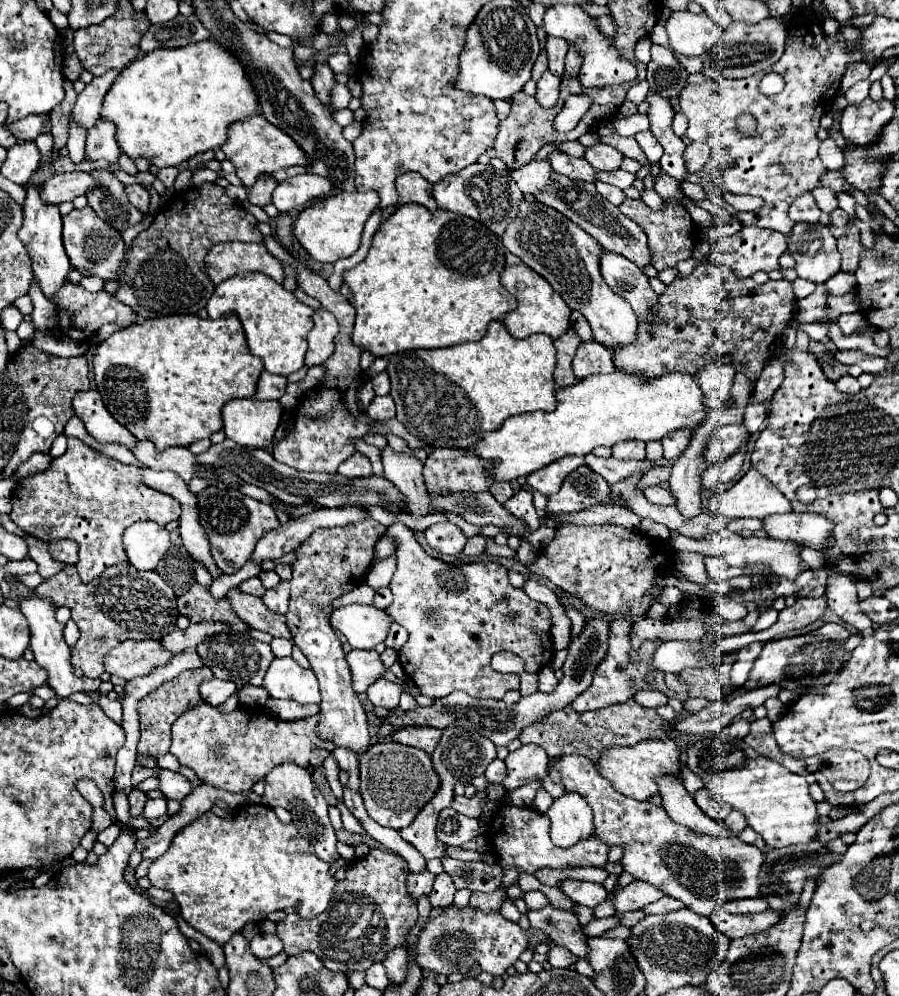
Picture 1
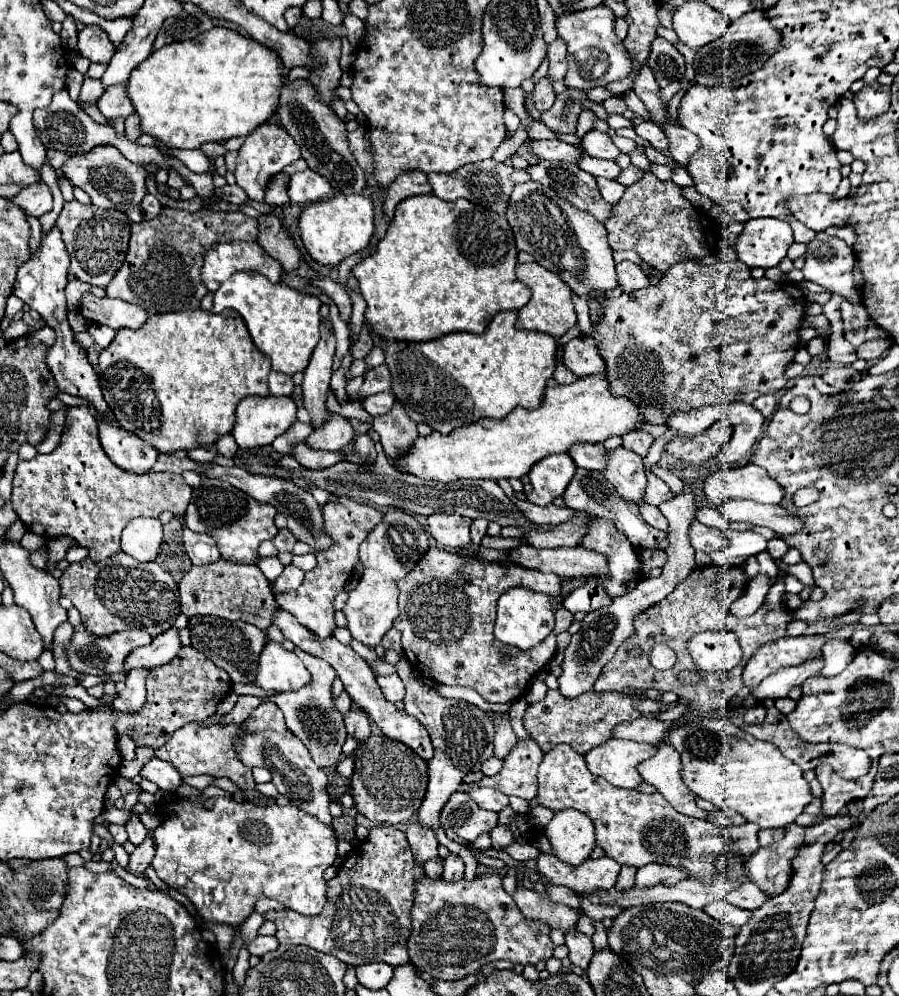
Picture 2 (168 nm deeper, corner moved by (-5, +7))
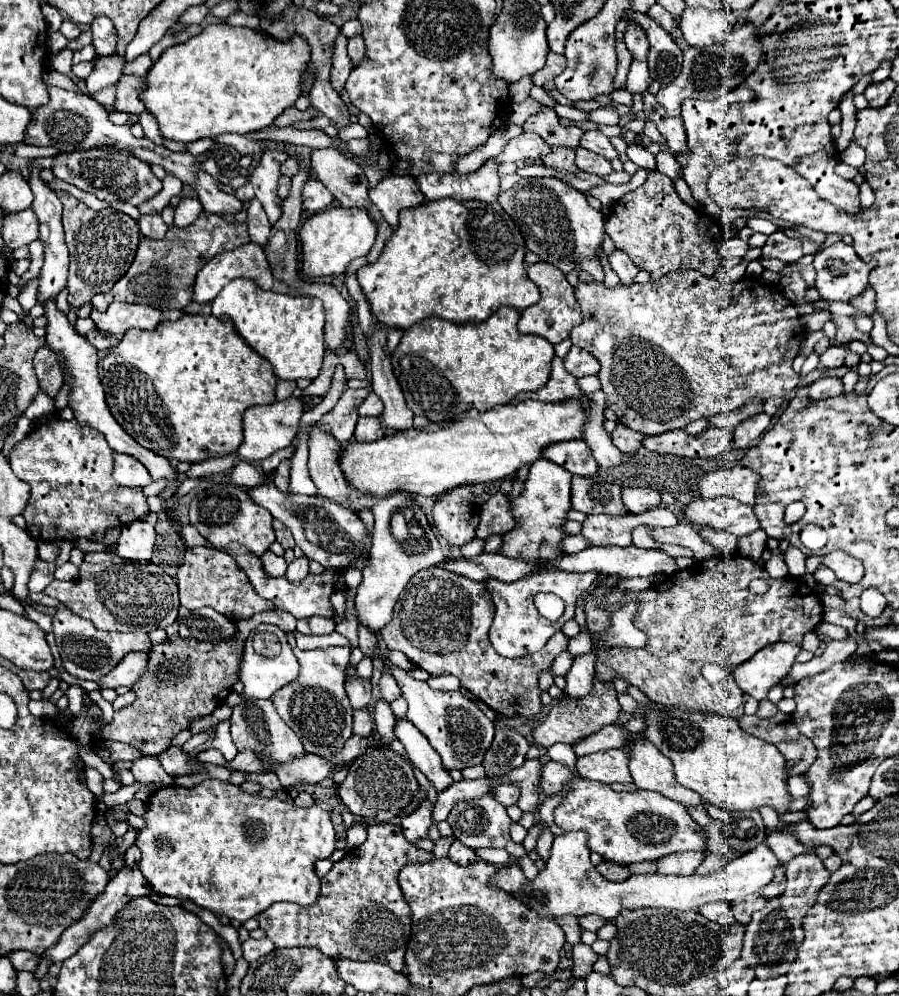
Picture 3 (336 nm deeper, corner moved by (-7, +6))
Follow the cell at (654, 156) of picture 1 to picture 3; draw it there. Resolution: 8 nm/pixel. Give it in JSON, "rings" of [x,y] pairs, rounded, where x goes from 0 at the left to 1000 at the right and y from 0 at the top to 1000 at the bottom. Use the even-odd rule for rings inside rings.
{"rings":[[[719,121],[719,128],[716,128],[716,136],[725,142],[725,144],[732,144],[732,146],[739,146],[741,140],[734,136],[734,132],[730,130],[730,126],[725,121]]]}

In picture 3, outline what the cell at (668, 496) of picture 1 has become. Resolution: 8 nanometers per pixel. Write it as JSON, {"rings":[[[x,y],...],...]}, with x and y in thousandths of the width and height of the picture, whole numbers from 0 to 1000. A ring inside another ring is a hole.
{"rings":[[[694,489],[692,491],[692,503],[701,515],[716,515],[725,509],[732,509],[734,497],[736,495],[732,495],[730,491],[723,491],[723,489],[710,489],[710,491]]]}

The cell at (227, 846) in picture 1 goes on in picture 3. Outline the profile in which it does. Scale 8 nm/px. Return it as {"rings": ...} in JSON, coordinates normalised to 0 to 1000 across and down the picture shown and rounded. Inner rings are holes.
{"rings":[[[229,782],[214,792],[176,792],[165,804],[160,822],[162,830],[154,834],[151,848],[158,854],[156,872],[169,895],[211,903],[238,919],[251,919],[254,923],[265,923],[267,927],[285,921],[307,905],[325,905],[334,911],[343,911],[354,905],[356,883],[349,866],[354,862],[365,862],[374,852],[367,816],[356,808],[336,812],[307,800],[294,802],[271,796],[267,790],[245,782]],[[234,891],[238,891],[240,897],[234,897]]]}

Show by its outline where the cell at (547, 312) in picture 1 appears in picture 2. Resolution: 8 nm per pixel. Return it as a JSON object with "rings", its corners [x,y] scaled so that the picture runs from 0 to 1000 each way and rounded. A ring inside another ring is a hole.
{"rings":[[[590,263],[590,265],[576,265],[574,267],[574,277],[592,291],[590,303],[576,313],[574,329],[596,331],[596,333],[605,333],[605,335],[612,335],[616,339],[623,339],[632,329],[636,329],[641,325],[636,291],[632,289],[630,283],[623,281],[621,275],[603,269],[598,263]]]}

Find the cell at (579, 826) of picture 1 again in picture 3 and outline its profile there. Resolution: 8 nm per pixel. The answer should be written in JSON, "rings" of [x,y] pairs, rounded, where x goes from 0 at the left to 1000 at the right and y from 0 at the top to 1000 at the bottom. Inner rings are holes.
{"rings":[[[625,836],[616,840],[614,858],[607,866],[607,872],[598,877],[592,887],[585,887],[578,899],[578,905],[601,917],[603,921],[625,921],[625,919],[652,919],[663,917],[670,923],[683,925],[692,913],[714,913],[714,911],[739,911],[754,915],[776,915],[781,909],[792,905],[814,907],[821,901],[841,897],[845,891],[859,885],[861,870],[865,862],[861,856],[845,846],[841,852],[828,856],[825,860],[812,864],[803,874],[779,881],[754,881],[754,879],[703,879],[696,887],[681,887],[672,883],[661,868],[656,866],[656,852],[652,852],[652,836]]]}

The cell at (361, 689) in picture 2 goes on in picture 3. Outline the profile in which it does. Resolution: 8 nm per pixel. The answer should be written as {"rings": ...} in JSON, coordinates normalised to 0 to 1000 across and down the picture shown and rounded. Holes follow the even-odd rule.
{"rings":[[[440,722],[438,736],[445,742],[445,746],[449,748],[452,756],[456,758],[456,764],[478,782],[478,786],[487,794],[494,794],[503,786],[503,780],[498,774],[494,774],[487,754],[481,752],[481,748],[463,732],[463,728],[456,726],[454,722]]]}

